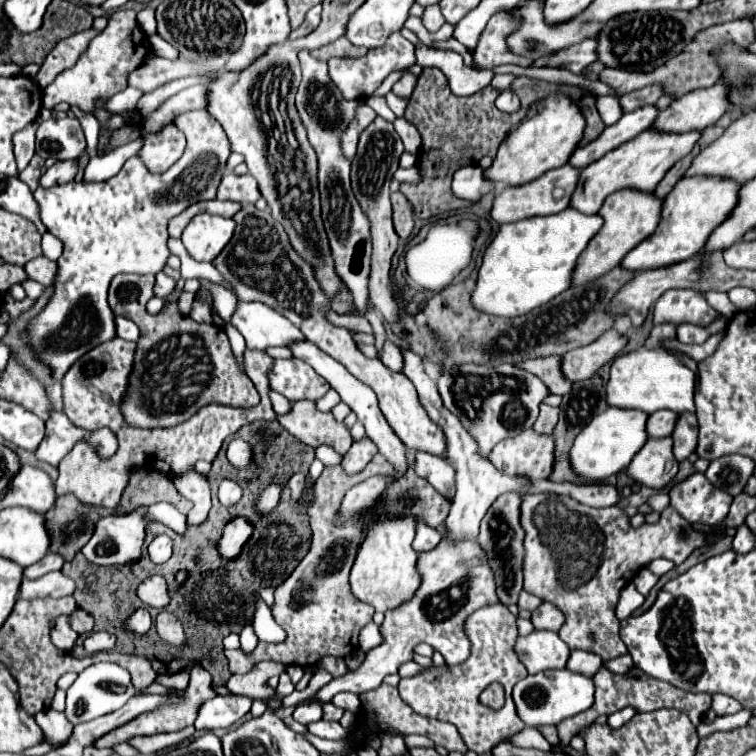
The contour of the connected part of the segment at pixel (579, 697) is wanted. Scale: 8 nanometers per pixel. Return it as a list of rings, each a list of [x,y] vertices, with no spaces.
[[[549,669],[537,675],[529,675],[513,687],[513,701],[517,715],[529,727],[559,725],[563,719],[573,717],[593,705],[593,679],[567,669]]]

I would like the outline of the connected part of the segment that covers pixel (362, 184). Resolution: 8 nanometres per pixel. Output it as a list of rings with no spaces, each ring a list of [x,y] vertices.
[[[375,117],[375,121],[361,133],[359,137],[359,147],[357,147],[357,155],[353,159],[351,165],[351,185],[353,185],[353,193],[361,205],[361,209],[365,209],[369,223],[371,223],[371,241],[373,241],[373,253],[371,253],[371,273],[369,273],[369,297],[373,301],[373,305],[381,311],[381,315],[385,317],[387,323],[397,321],[397,303],[391,297],[391,289],[389,289],[389,267],[391,267],[391,257],[397,251],[399,245],[399,237],[393,229],[393,219],[391,219],[391,179],[399,167],[399,157],[403,155],[403,141],[397,135],[397,131],[393,129],[393,123],[385,121],[383,117]]]

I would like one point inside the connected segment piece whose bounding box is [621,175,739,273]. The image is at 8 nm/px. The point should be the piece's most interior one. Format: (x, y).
(696, 206)

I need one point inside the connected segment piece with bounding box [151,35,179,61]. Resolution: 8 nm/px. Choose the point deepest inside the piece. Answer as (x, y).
(162, 48)

